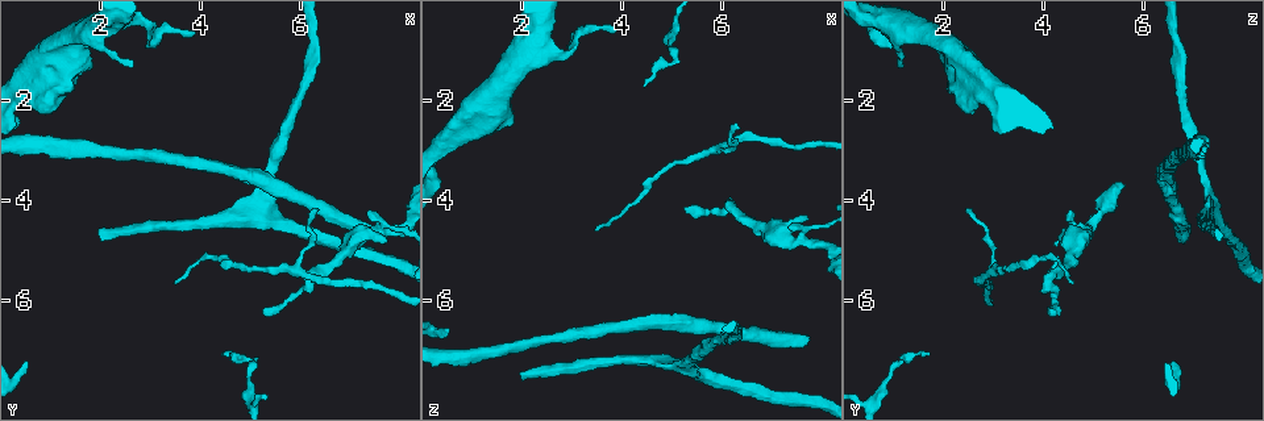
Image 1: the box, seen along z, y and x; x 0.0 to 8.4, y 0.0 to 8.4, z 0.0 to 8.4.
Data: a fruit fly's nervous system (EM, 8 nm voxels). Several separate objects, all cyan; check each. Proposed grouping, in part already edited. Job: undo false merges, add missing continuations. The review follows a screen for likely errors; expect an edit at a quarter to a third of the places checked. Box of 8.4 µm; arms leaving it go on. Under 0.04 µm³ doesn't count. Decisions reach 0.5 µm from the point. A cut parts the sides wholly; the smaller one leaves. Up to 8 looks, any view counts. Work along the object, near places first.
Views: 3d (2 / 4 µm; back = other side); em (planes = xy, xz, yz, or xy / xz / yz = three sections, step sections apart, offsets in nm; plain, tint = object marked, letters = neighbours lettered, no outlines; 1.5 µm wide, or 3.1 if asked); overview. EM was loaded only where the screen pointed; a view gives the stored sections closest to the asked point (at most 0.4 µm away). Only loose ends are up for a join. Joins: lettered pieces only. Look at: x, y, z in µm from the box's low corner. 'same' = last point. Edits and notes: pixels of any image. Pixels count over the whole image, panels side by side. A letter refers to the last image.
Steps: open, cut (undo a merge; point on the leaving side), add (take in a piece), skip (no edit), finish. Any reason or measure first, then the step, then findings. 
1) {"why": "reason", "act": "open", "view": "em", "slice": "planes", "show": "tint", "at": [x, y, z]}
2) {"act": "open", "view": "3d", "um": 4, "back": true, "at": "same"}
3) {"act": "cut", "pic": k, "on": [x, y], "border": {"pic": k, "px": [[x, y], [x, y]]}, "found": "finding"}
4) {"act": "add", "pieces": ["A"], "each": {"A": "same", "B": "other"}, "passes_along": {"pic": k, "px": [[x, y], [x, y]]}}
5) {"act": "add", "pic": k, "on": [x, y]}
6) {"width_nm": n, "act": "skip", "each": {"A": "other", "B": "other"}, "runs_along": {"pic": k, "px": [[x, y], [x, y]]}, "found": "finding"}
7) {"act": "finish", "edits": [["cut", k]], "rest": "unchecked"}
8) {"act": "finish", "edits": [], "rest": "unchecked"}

{"why": "free end", "act": "open", "view": "em", "slice": "planes", "show": "plain", "at": [5.30, 6.20, 4.15]}

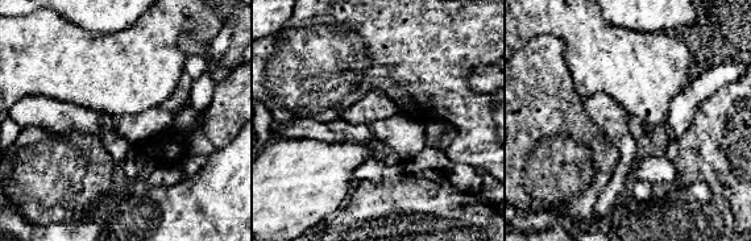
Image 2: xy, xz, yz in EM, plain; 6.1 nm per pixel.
{"why": "see the neighbours", "act": "open", "view": "em", "slice": "planes", "show": "letters", "at": "same"}

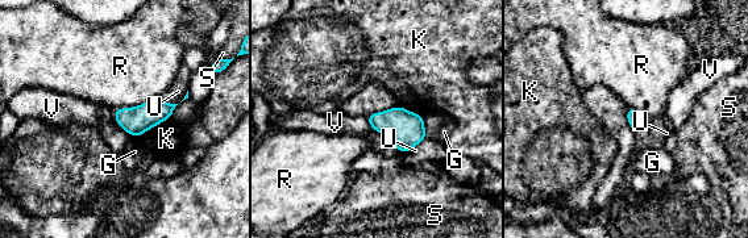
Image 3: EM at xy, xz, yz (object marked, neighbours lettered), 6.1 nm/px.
{"act": "skip", "each": {"G": "other", "K": "other", "R": "other", "S": "other", "U": "other", "V": "other"}, "border": {"pic": 3, "px": [[158, 97], [113, 111]]}, "found": "no lettered piece goes on from it"}

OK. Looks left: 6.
{"why": "branch stops here", "act": "open", "view": "3d", "um": 4, "at": [7.70, 4.80, 6.70]}

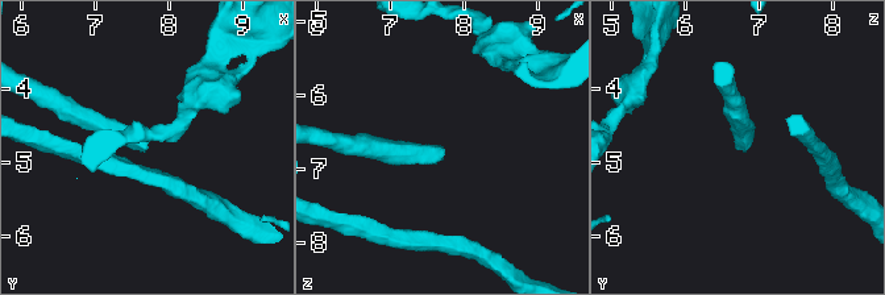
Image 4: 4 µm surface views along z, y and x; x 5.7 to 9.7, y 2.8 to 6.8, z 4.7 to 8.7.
{"act": "open", "view": "em", "um": 3.1, "slice": "yz", "step": 8, "show": "letters", "at": [7.65, 4.80, 6.65]}

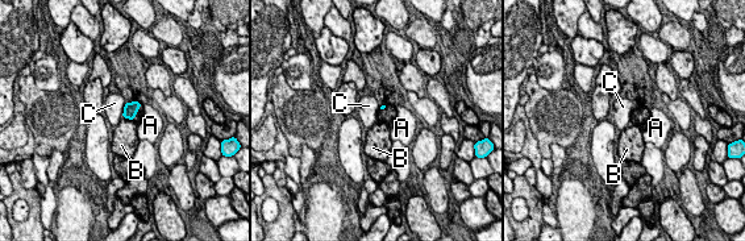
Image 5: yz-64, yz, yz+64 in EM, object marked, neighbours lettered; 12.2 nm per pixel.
{"longest_contact_nm": ["C", 200], "act": "skip", "each": {"A": "other", "B": "other", "C": "other"}, "found": "no lettered piece goes on from it"}

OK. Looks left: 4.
{"act": "open", "view": "3d", "um": 2, "at": [3.90, 0.65, 0.60]}

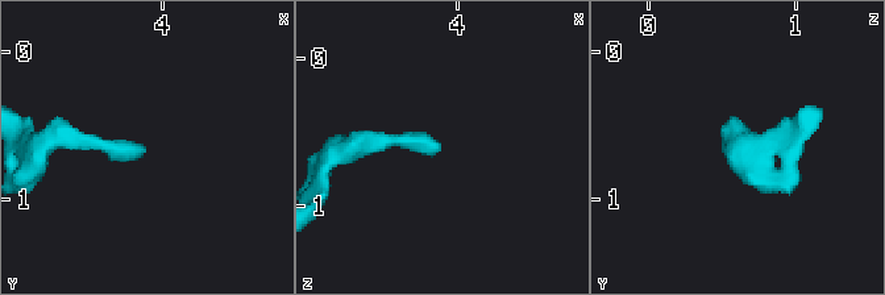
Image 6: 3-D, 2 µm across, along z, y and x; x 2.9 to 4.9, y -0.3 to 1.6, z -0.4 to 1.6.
{"act": "open", "view": "em", "slice": "xy", "step": 4, "show": "tint", "at": [3.84, 0.70, 0.66]}

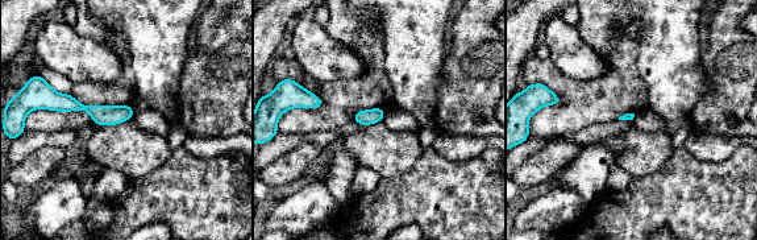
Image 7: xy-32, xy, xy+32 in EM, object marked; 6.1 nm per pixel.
{"why": "cut it another way", "act": "open", "view": "em", "slice": "planes", "show": "letters", "at": "same"}

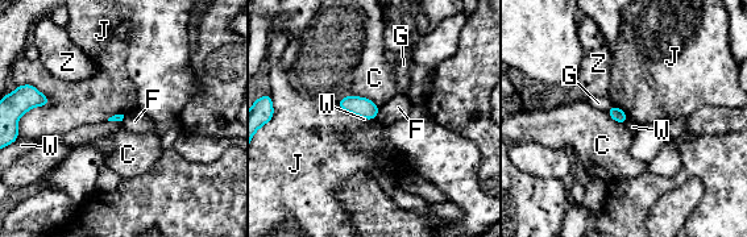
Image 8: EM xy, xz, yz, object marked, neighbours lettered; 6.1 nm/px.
{"act": "skip", "each": {"C": "other", "F": "other", "G": "other", "J": "other", "W": "other", "Z": "other"}, "border": {"pic": 8, "px": [[36, 87], [49, 102], [30, 109]]}, "found": "none of them fits"}

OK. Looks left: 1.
{"act": "finish", "edits": [], "rest": "unchecked"}

